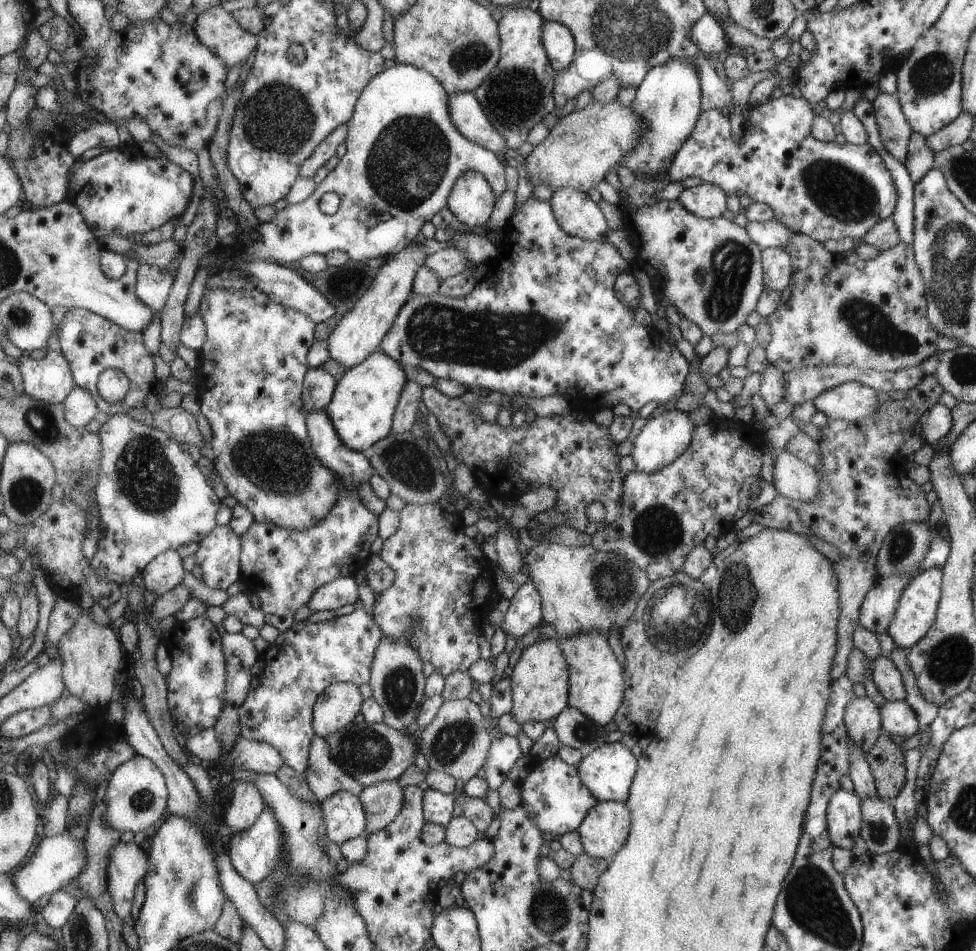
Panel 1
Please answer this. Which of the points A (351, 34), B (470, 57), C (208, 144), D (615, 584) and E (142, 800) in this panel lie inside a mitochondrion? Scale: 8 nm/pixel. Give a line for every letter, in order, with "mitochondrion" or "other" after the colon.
A: other
B: mitochondrion
C: other
D: mitochondrion
E: mitochondrion

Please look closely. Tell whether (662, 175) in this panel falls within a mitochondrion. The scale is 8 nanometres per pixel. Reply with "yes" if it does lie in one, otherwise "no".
no

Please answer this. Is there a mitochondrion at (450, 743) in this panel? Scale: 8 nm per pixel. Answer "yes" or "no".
yes

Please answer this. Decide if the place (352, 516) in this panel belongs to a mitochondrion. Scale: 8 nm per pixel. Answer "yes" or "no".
no

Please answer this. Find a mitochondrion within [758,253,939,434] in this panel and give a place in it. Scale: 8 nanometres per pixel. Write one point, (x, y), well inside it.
(866, 321)

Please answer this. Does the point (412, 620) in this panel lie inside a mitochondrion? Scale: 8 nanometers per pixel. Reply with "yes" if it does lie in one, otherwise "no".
yes

